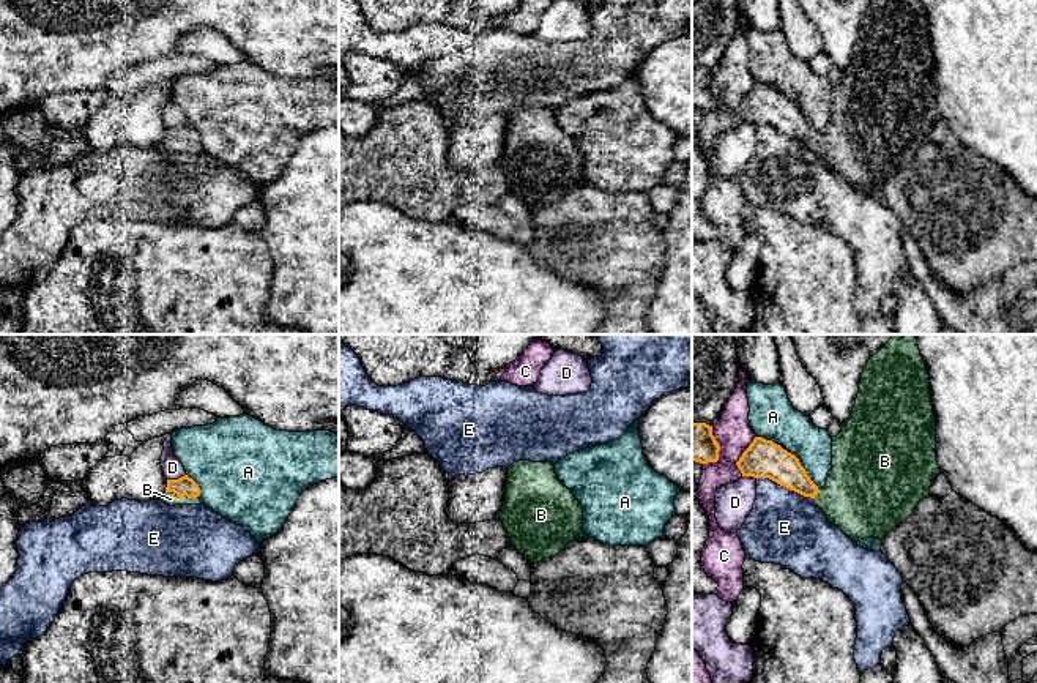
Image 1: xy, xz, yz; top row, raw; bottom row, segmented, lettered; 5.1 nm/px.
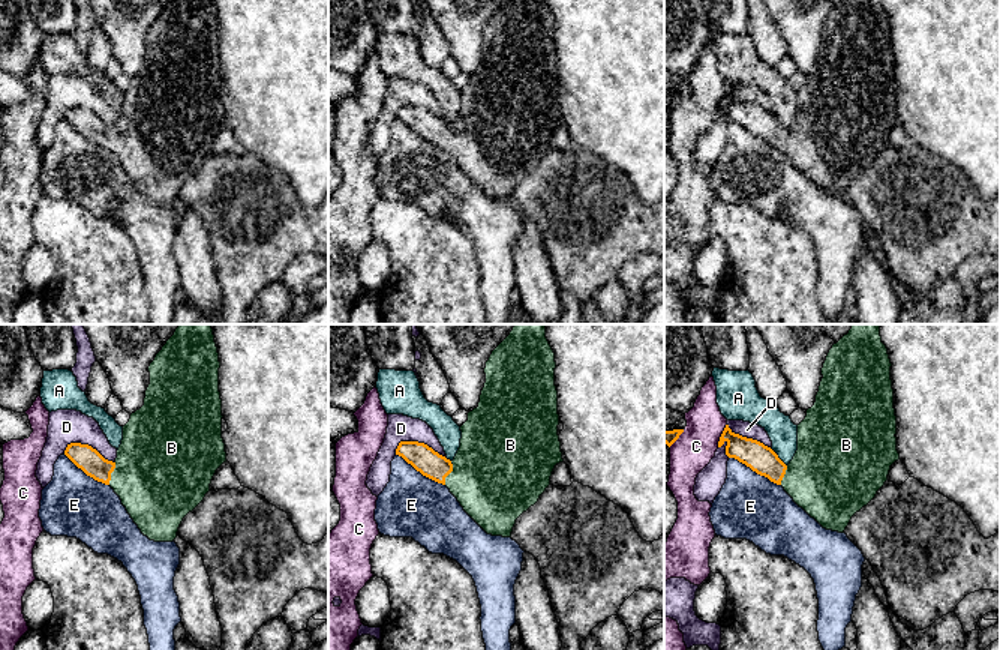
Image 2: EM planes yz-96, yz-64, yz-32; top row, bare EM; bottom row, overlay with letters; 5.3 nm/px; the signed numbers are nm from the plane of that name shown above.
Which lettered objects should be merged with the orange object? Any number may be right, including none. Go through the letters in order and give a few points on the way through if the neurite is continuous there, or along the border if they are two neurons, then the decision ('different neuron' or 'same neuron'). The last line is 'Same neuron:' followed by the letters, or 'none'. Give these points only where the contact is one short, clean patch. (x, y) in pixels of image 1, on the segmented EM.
A: different neuron
B: runs through xy (183, 486), (182, 497), (170, 499); same neuron
C: border along yz (755, 436), (736, 462), (741, 475); different neuron
D: different neuron
E: different neuron
Same neuron: B

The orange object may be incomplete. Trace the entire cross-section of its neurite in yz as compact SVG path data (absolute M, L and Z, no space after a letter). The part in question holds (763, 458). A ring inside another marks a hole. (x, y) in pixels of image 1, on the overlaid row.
M894 334L864 368L851 416L842 423L842 432L832 439L832 468L826 486L820 489L799 459L780 445L755 437L736 462L742 476L769 478L777 484L810 497L831 524L854 541L886 535L908 519L922 498L930 495L935 476L941 472L936 461L936 418L930 393L930 374L917 345L917 334Z

